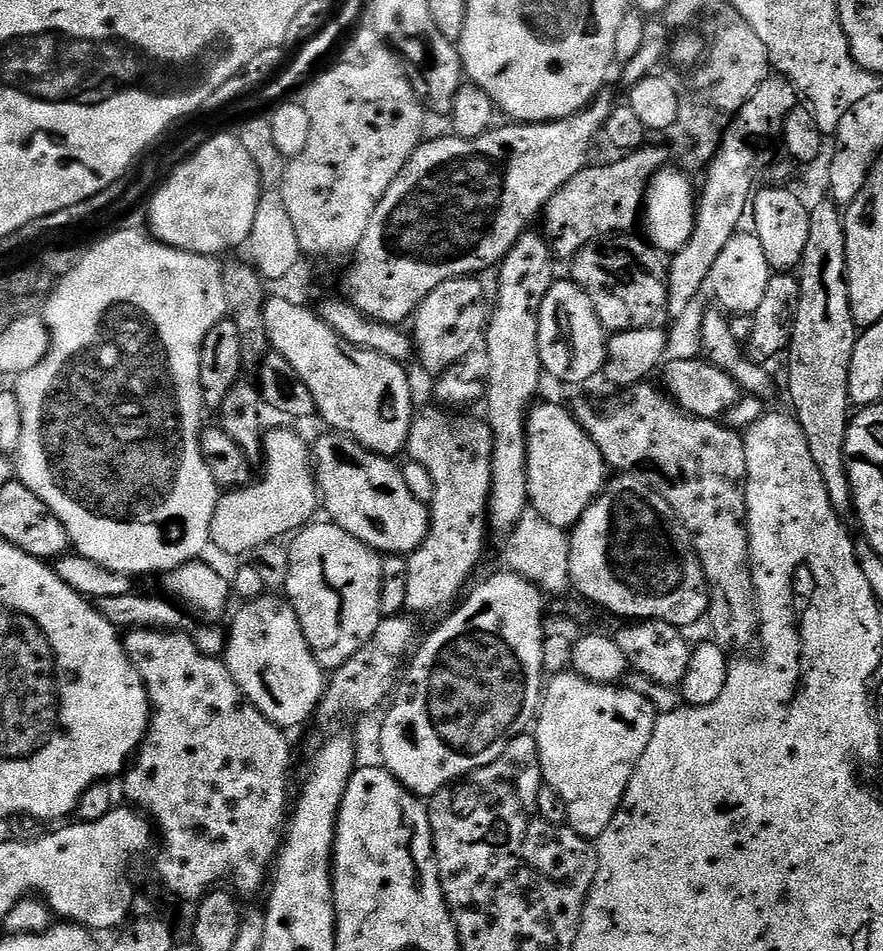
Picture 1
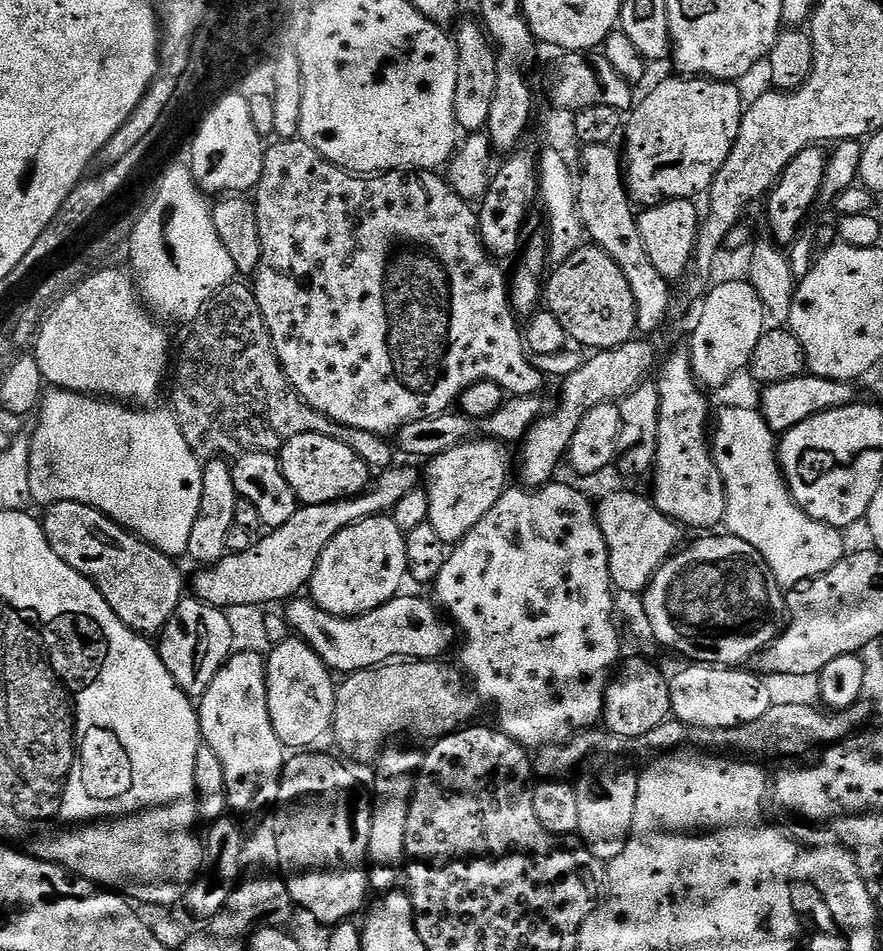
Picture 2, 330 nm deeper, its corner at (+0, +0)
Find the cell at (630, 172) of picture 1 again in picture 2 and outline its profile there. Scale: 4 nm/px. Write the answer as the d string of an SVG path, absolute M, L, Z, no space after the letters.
M707 78L676 79L680 80L664 80L654 85L645 94L644 101L631 109L622 132L622 164L626 169L628 194L640 206L665 200L692 200L705 195L712 186L712 177L722 170L726 158L730 158L730 150L738 138L735 83Z

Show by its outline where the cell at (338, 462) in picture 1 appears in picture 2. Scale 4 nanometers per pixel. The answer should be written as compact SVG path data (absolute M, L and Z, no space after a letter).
M307 430L300 432L298 438L290 438L290 442L284 444L278 459L282 474L286 474L286 482L290 482L301 505L346 500L349 496L359 496L370 484L368 463L358 458L350 446L322 434L310 434Z

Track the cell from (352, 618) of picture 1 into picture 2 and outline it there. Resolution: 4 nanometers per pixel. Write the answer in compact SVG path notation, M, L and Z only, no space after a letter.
M388 514L346 526L322 550L312 575L310 598L335 616L361 616L401 595L400 587L408 576L405 535Z

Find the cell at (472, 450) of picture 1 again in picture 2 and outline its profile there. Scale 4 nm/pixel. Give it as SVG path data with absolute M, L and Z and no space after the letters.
M469 438L427 461L428 524L434 526L442 542L449 546L459 544L460 539L482 520L509 483L508 464L500 449L503 447L491 438L476 439Z

